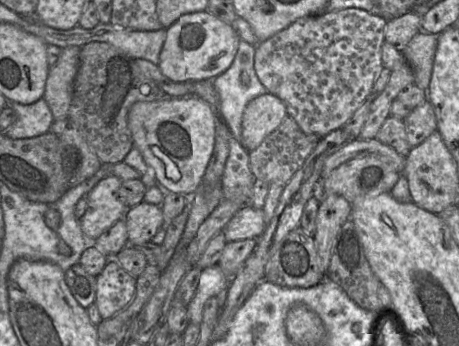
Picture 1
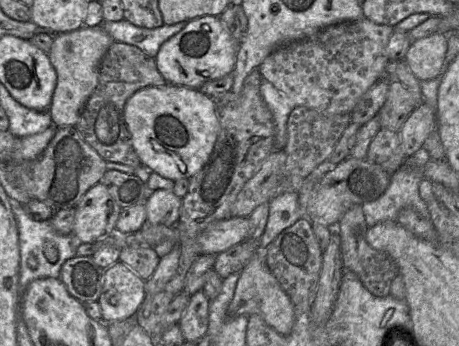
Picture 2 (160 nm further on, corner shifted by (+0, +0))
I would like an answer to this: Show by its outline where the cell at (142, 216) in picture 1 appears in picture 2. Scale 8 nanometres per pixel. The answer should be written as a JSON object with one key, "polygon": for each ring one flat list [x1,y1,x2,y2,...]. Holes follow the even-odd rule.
{"polygon":[[158,189,146,199,147,221,150,224,176,225,180,216,182,199,173,190]]}

